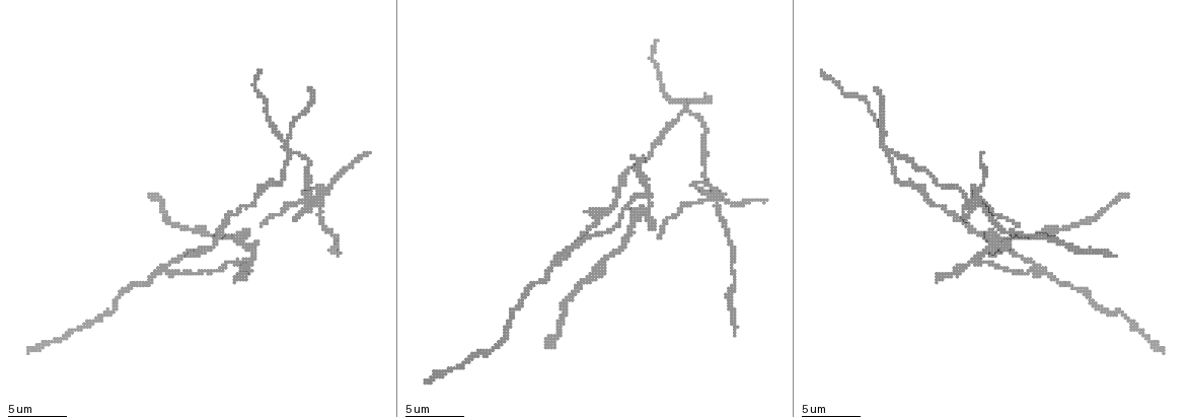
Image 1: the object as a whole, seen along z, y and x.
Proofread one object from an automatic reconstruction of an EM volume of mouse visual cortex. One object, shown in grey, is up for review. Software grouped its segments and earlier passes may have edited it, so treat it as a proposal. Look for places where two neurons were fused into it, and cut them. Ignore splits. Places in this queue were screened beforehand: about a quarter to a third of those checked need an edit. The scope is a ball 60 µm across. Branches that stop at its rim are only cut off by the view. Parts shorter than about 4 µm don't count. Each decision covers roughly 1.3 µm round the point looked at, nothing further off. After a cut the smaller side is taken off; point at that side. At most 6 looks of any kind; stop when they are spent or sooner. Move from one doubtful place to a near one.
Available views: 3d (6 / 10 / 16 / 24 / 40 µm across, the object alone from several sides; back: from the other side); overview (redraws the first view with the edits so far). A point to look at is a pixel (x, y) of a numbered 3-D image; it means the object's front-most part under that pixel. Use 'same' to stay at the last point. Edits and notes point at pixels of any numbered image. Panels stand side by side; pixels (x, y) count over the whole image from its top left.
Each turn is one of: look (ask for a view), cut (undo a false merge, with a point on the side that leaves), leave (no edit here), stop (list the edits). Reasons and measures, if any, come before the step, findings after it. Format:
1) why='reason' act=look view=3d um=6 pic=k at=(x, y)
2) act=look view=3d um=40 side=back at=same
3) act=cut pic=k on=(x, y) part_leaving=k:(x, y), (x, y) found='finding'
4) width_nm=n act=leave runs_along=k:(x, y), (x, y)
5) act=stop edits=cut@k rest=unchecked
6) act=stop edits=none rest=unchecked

why='sudden change in width' act=look view=3d um=10 pic=1 at=(257, 195)

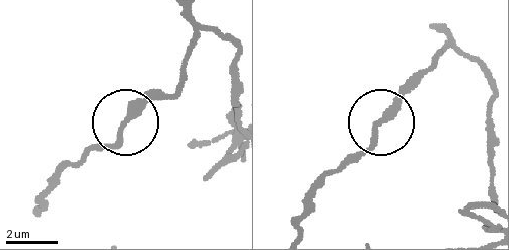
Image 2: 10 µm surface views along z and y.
act=leave found='continuous, no second neuron'

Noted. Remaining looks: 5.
why='three arms meet' act=look view=3d um=6 pic=1 at=(557, 258)

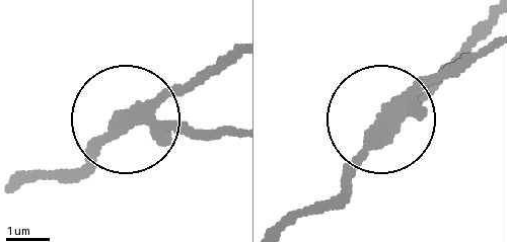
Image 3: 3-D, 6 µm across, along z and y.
why='other side' act=look view=3d um=6 side=back pic=3 at=(134, 118)

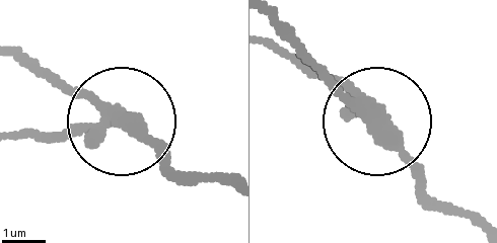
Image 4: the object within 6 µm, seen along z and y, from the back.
arms=3 act=leave runs_along=4:(273, 15), (371, 112), (444, 208) found='all the same neuron'

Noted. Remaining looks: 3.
why='looks like a crossing' act=look view=3d um=10 pic=1 at=(888, 151)

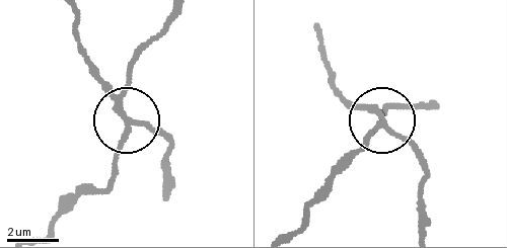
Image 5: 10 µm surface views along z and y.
act=look view=3d um=10 side=back pic=5 at=(383, 121)

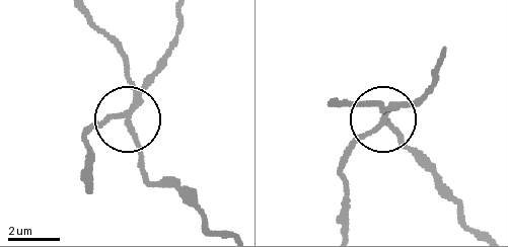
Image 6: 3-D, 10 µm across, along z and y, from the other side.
arms=4 act=cut pic=6 on=(156, 75) part_leaving=6:(130, 105), (88, 133), (86, 187) found='a second neuron is stuck on'

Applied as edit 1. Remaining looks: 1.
act=stop edits=cut@6 rest=unchecked

